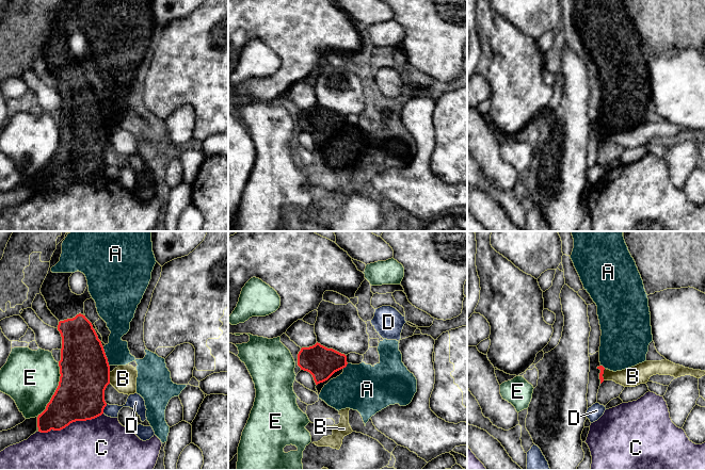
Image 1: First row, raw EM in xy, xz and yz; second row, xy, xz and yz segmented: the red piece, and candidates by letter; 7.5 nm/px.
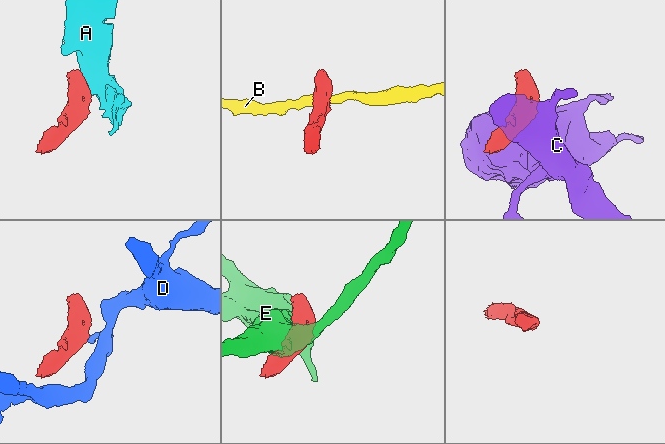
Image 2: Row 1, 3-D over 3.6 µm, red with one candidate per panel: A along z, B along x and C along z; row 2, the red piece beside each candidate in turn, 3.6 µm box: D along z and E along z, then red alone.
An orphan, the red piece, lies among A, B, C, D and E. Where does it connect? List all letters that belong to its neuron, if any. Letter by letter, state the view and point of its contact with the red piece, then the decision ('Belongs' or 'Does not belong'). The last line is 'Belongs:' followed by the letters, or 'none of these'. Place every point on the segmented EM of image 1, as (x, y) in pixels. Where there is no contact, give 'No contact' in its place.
A: Touches red at xy (106, 356). Belongs
B: Touches red at xy (109, 377). Does not belong
C: Touches red at xy (69, 423). Does not belong
D: Touches red at xy (103, 408). Does not belong
E: Touches red at xy (57, 389). Does not belong
Belongs: A

